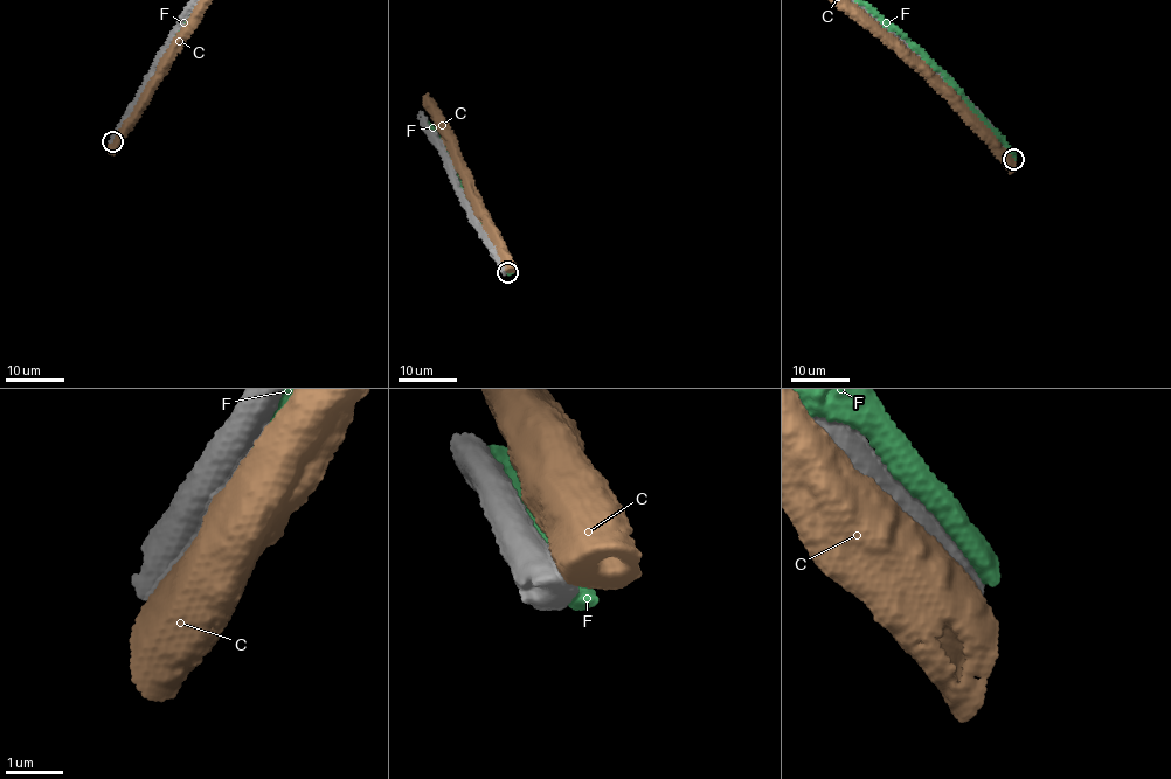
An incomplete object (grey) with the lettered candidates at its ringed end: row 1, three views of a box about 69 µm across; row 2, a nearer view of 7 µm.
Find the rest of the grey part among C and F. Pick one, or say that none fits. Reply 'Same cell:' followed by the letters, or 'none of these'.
Same cell: none of these

